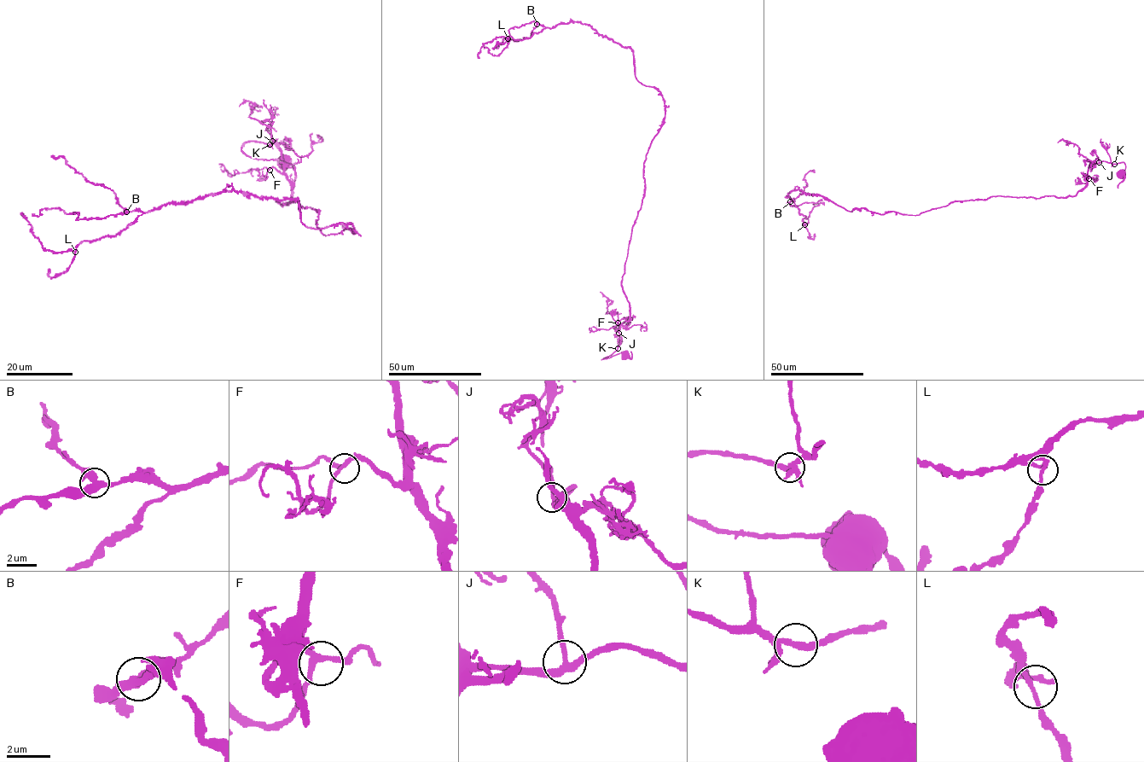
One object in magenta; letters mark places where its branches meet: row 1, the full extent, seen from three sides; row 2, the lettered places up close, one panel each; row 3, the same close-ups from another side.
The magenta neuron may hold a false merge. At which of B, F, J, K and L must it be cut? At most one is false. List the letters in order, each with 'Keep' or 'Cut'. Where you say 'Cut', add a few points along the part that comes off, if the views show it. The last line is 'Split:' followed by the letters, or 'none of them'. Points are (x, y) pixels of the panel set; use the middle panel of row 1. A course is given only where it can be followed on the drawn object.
B: Keep
F: Keep
J: Keep
K: Keep
L: Keep
Split: none of them

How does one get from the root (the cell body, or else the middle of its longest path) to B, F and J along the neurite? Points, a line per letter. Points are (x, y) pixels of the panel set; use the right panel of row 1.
B: (1122, 174), (1123, 162), (1092, 163), (1073, 195), (991, 195), (916, 215), (849, 212), (798, 189), (790, 201)
F: (1122, 174), (1118, 172), (1124, 171), (1123, 162), (1101, 160), (1089, 165), (1084, 179), (1088, 178)
J: (1122, 174), (1118, 172), (1124, 171), (1123, 162), (1099, 162)

